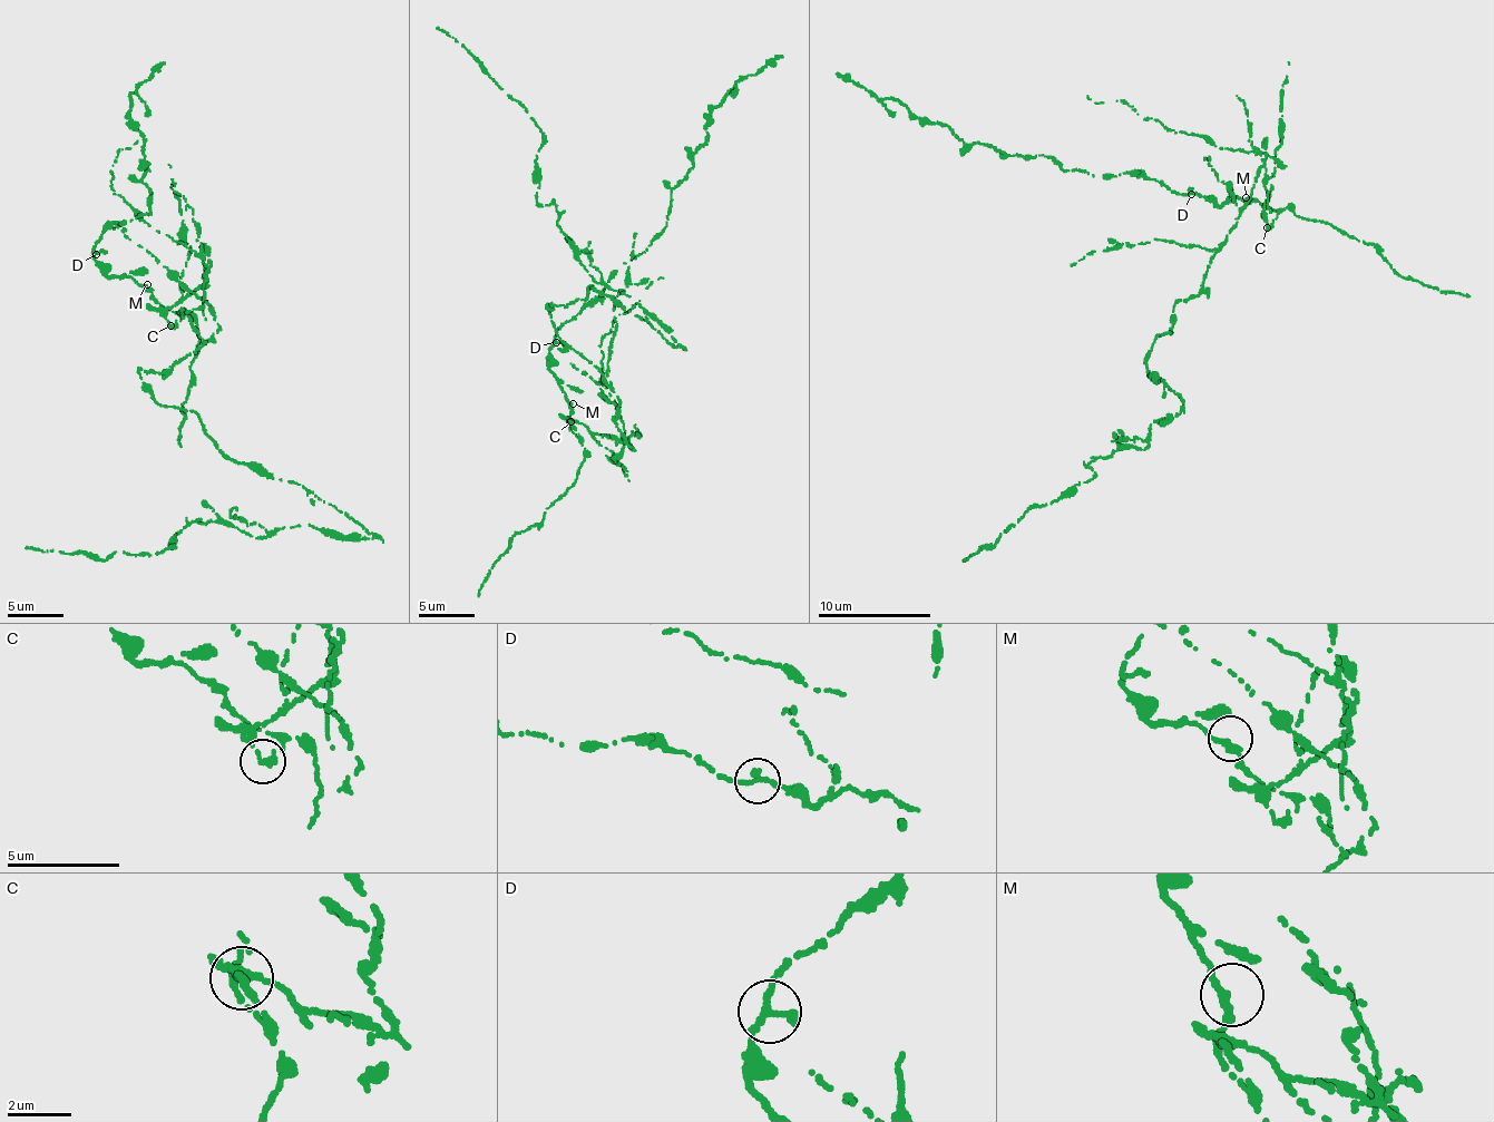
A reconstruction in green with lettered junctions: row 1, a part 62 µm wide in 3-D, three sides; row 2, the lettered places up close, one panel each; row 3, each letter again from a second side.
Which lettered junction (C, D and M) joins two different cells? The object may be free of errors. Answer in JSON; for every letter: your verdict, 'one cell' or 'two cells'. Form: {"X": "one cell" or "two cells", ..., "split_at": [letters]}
{"C": "two cells", "D": "one cell", "M": "one cell", "split_at": ["C"]}

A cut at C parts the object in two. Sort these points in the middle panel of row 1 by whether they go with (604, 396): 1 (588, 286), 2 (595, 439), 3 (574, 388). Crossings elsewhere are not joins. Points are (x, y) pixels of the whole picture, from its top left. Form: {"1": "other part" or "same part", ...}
{"1": "same part", "2": "same part", "3": "other part"}

